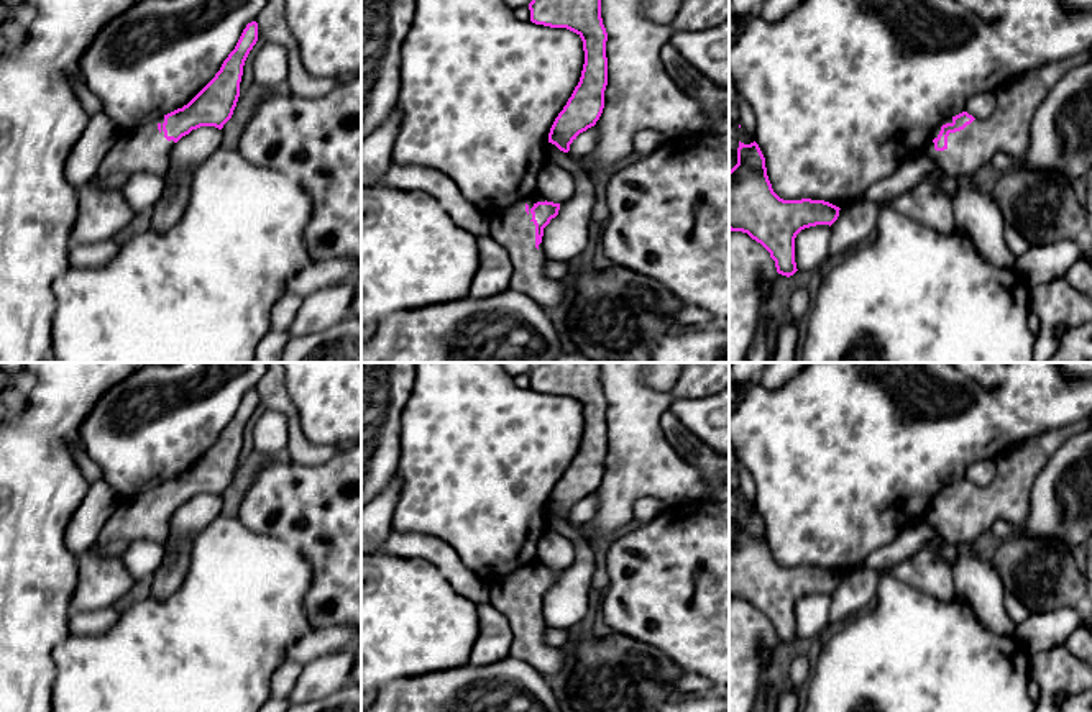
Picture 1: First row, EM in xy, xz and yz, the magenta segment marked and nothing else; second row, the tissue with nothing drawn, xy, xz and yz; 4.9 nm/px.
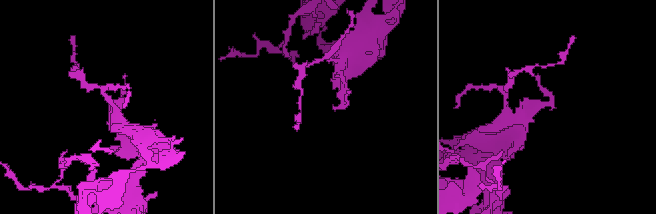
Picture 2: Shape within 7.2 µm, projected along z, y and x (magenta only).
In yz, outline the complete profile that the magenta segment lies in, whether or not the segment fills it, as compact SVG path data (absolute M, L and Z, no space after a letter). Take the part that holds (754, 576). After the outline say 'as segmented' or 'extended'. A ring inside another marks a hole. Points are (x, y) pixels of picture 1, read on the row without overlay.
M739 509L737 532L729 538L729 597L747 600L775 628L777 640L793 643L795 605L810 594L833 592L839 574L824 568L783 568L769 548L765 525L754 509Z | as segmented

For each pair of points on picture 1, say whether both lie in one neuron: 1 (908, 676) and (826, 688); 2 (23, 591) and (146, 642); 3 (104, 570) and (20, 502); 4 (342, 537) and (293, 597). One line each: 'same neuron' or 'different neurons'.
1: same neuron
2: different neurons
3: different neurons
4: different neurons

